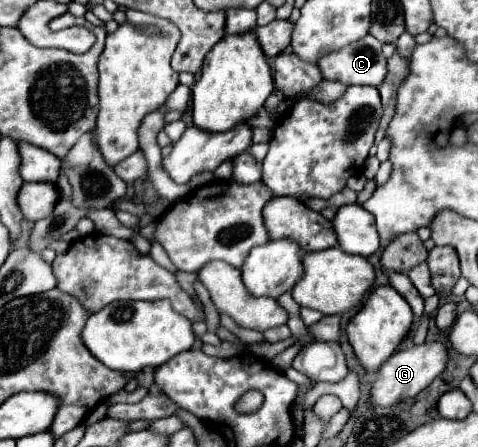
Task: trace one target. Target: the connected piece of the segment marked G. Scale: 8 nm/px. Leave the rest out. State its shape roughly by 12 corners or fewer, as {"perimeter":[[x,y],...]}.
{"perimeter":[[441,343],[397,351],[377,371],[369,401],[415,397],[447,365]]}

